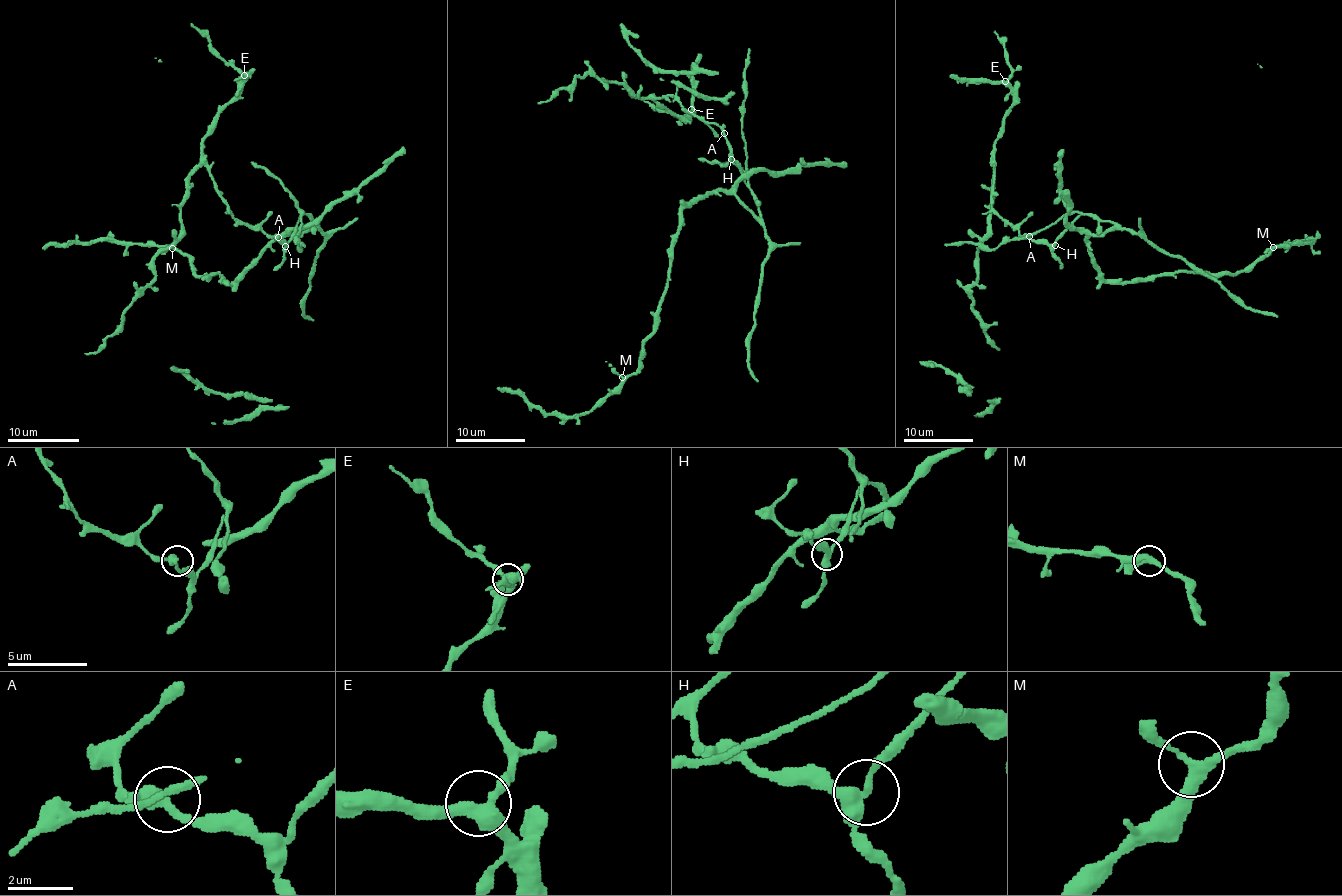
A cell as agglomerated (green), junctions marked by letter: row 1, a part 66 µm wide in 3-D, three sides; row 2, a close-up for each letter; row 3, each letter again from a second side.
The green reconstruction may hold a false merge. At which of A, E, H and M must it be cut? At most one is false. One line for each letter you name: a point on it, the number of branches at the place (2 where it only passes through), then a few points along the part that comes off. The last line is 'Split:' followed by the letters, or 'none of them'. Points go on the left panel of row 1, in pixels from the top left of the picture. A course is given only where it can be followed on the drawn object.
H: place (285, 246); branches 3; course (286, 246), (302, 214), (314, 221), (325, 233), (309, 278), (304, 311), (304, 314), (312, 320)
Split: H

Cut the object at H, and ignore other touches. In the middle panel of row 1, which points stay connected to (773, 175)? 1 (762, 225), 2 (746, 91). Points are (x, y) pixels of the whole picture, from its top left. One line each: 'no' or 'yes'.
1: no
2: no

